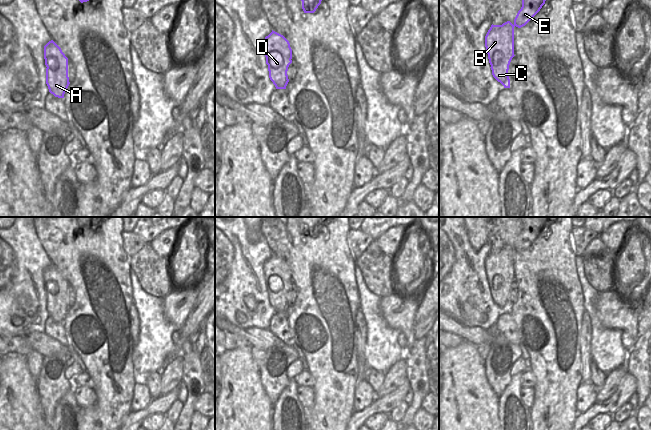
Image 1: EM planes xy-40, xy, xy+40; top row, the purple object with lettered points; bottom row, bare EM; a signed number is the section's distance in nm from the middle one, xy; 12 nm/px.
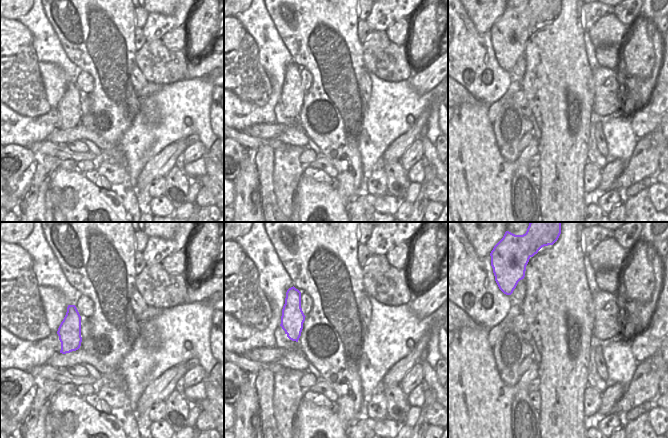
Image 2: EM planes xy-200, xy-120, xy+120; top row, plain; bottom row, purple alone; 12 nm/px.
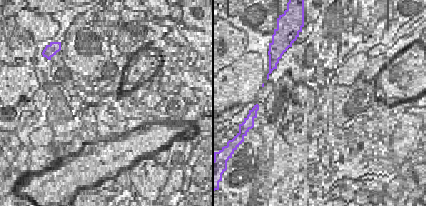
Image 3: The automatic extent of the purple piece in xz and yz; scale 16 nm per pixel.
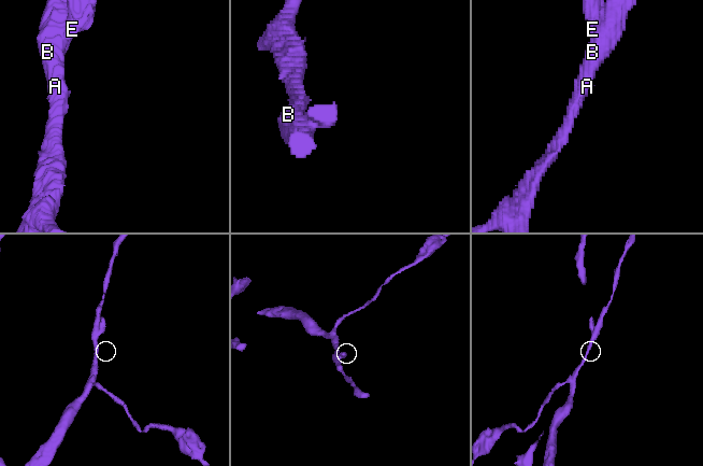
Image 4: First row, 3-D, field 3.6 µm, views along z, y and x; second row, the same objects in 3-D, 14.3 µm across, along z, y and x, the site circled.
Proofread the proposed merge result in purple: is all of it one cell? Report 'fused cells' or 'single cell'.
single cell

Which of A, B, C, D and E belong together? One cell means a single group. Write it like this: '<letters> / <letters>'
A B C D E

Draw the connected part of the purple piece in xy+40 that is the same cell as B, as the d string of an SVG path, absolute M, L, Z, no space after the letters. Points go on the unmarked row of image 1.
M520 217L522 231L518 235L514 247L510 245L502 249L491 249L485 260L485 271L491 289L493 301L504 312L510 312L508 300L509 289L514 279L514 251L525 250L545 228L548 219L553 217Z

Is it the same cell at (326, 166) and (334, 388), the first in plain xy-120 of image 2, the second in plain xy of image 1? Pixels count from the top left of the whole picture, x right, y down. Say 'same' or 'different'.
different

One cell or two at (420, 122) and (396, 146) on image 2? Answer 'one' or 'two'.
one

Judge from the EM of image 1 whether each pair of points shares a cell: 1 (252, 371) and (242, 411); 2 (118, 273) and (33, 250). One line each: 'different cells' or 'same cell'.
1: same cell
2: different cells

